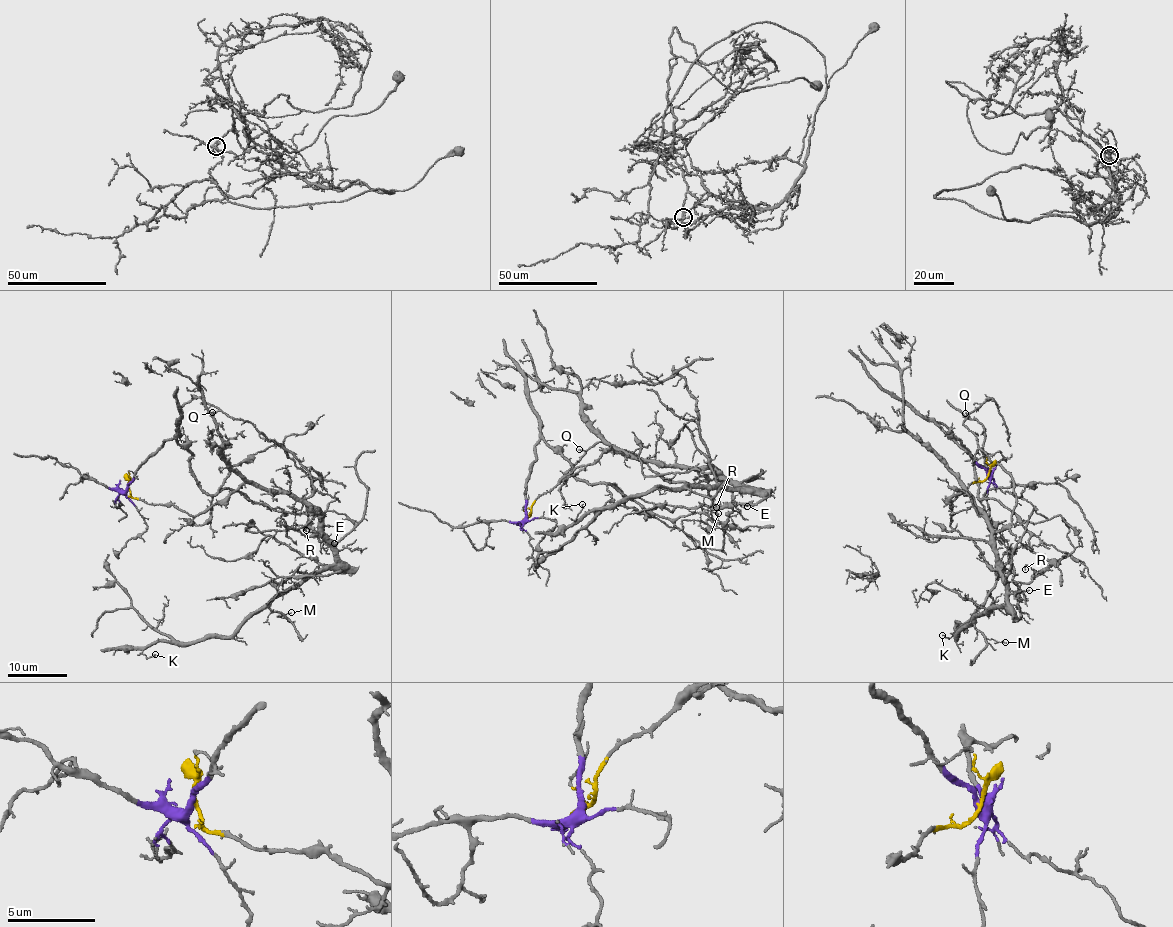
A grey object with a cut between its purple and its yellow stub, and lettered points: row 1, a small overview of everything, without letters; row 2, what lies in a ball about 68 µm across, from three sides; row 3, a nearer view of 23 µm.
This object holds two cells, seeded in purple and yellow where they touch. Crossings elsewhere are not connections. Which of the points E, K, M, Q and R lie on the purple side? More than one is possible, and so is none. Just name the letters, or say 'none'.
none

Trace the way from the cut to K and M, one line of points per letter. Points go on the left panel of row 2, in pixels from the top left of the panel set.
K: (129, 489), (190, 515), (243, 484), (295, 494), (335, 558), (231, 635), (143, 651), (155, 654)
M: (129, 489), (190, 515), (243, 484), (300, 497), (316, 511), (335, 563), (269, 606), (278, 617), (291, 613)

